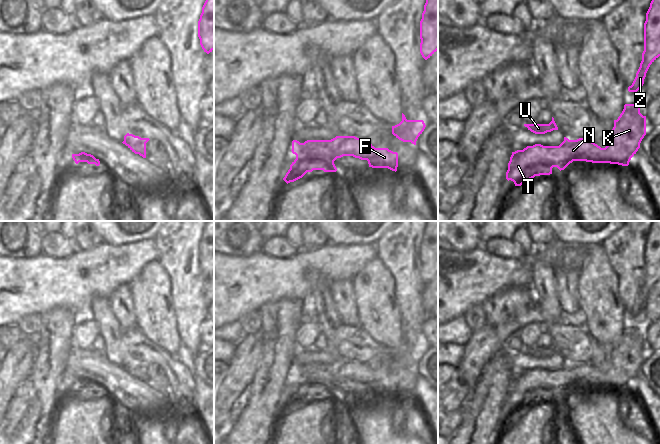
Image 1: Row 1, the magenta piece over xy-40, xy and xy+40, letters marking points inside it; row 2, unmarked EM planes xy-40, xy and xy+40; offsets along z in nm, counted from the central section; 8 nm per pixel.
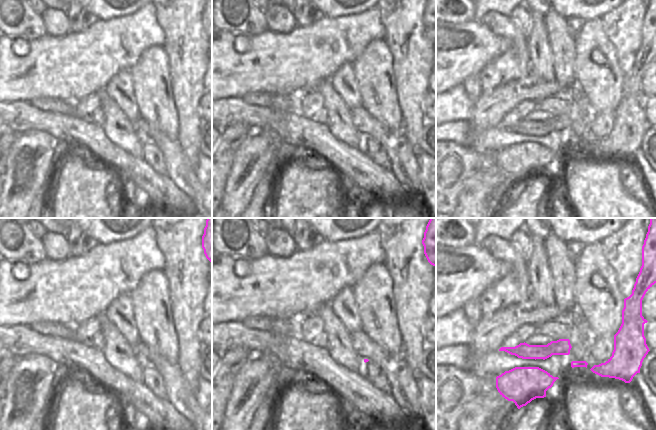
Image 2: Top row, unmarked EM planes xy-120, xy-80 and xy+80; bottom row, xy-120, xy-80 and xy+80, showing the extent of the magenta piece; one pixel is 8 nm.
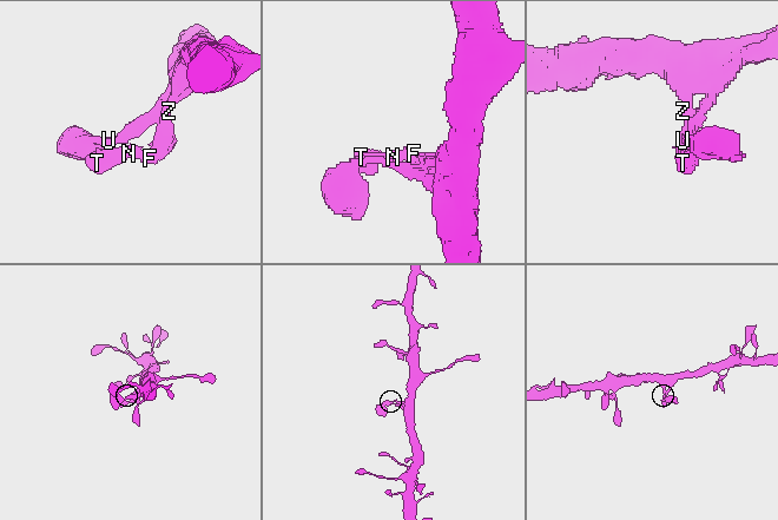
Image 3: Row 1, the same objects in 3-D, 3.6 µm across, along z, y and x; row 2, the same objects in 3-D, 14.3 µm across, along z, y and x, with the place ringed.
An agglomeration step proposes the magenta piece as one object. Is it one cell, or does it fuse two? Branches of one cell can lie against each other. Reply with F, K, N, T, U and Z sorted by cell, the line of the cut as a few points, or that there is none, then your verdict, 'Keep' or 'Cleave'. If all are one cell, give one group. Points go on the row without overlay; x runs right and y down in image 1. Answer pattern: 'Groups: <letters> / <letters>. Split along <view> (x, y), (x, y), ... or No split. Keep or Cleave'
Groups: F K N T U Z. No split. Keep

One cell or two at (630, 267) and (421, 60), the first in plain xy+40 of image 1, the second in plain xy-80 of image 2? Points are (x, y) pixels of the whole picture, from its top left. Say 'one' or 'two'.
one

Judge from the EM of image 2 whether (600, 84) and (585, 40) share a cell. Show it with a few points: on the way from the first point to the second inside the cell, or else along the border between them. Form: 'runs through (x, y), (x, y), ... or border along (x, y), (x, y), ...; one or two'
runs through (597, 73), (586, 60), (585, 51); one

